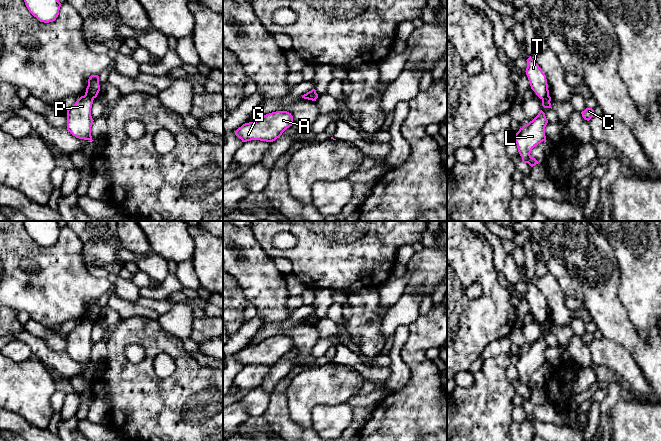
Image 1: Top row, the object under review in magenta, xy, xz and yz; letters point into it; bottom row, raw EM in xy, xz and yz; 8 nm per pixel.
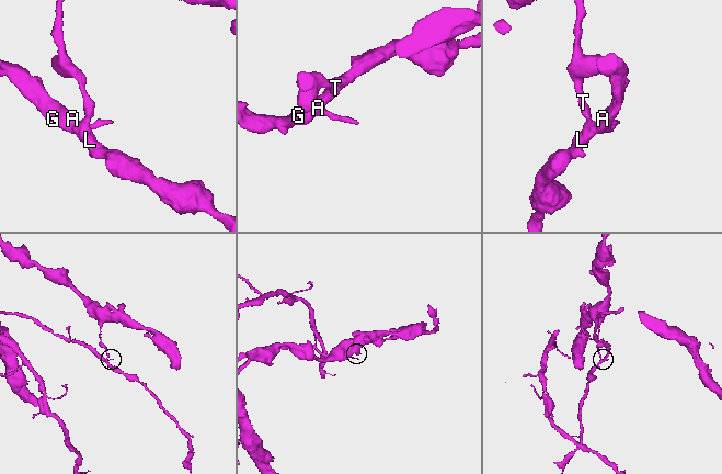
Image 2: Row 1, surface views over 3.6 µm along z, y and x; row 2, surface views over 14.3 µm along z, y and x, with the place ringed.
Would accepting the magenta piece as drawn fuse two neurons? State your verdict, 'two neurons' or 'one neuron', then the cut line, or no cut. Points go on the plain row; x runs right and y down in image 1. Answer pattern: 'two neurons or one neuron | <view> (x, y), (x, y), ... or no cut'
two neurons | xy (84, 319), (90, 320), (93, 323)

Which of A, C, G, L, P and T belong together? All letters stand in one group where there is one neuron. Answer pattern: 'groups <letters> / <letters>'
groups A C G L P / T

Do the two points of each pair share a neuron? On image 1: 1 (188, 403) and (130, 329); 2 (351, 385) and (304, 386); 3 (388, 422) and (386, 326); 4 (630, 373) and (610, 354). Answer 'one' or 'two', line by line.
1: one
2: one
3: two
4: one

